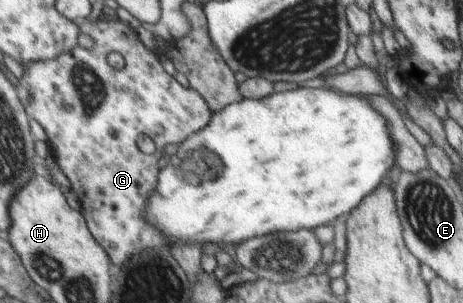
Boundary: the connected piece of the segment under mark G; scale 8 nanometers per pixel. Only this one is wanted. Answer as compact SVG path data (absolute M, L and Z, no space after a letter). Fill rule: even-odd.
M103 16L96 21L79 22L80 32L87 34L94 45L85 48L81 44L61 52L56 59L38 60L29 63L19 83L28 90L29 114L38 121L47 134L47 142L62 171L70 178L71 188L81 200L82 212L88 220L93 236L108 252L113 264L123 266L135 254L157 244L169 244L160 229L144 218L148 198L158 187L160 170L157 160L164 156L167 144L180 145L189 136L212 122L214 113L210 104L195 88L183 86L174 75L169 74L159 60L157 52L149 50L137 32L121 20L109 20ZM111 52L118 52L125 62L122 68L113 68L107 60ZM148 135L156 150L145 154L137 144L139 136Z

